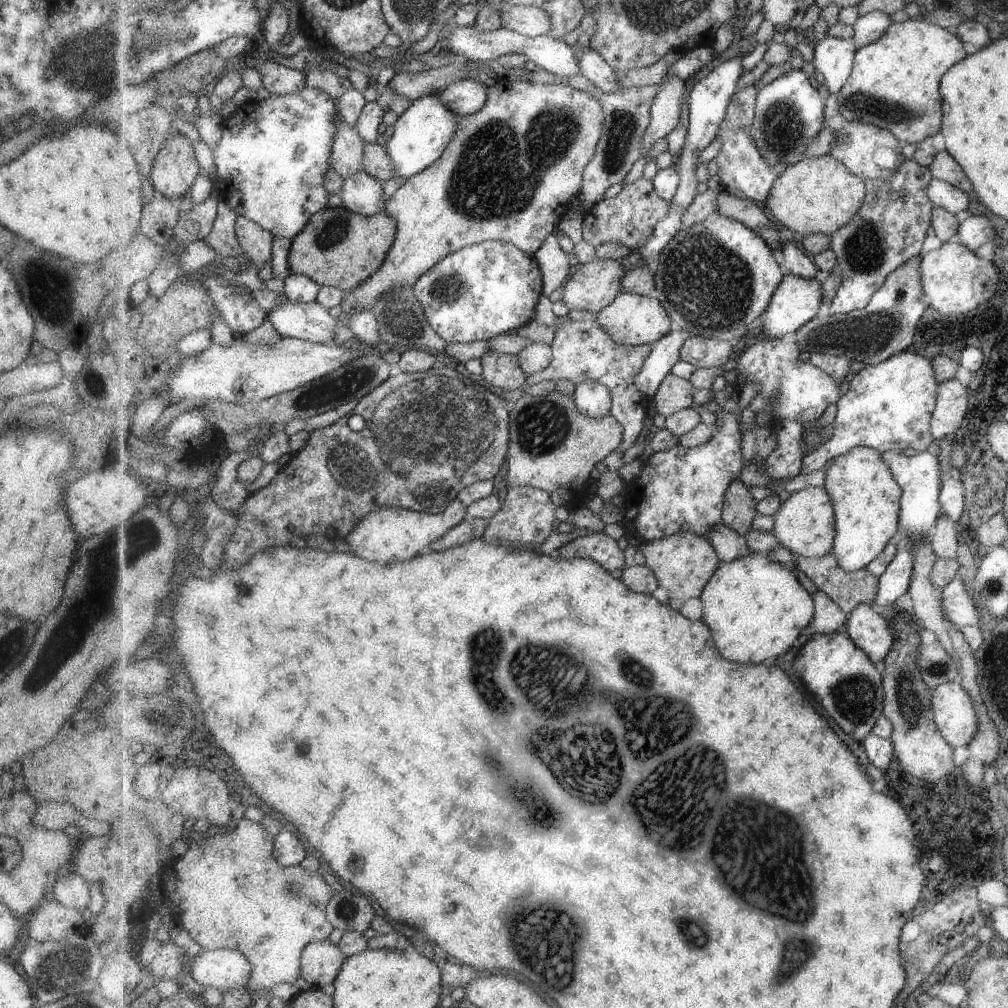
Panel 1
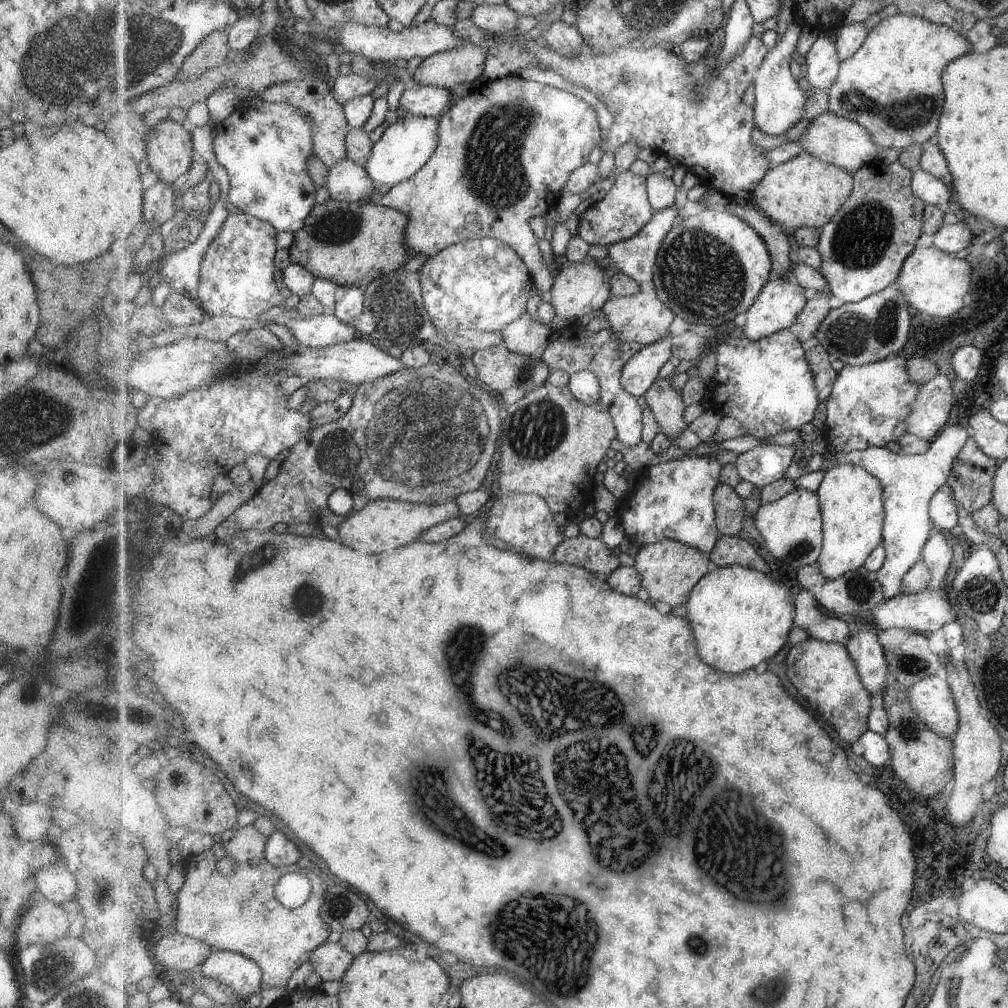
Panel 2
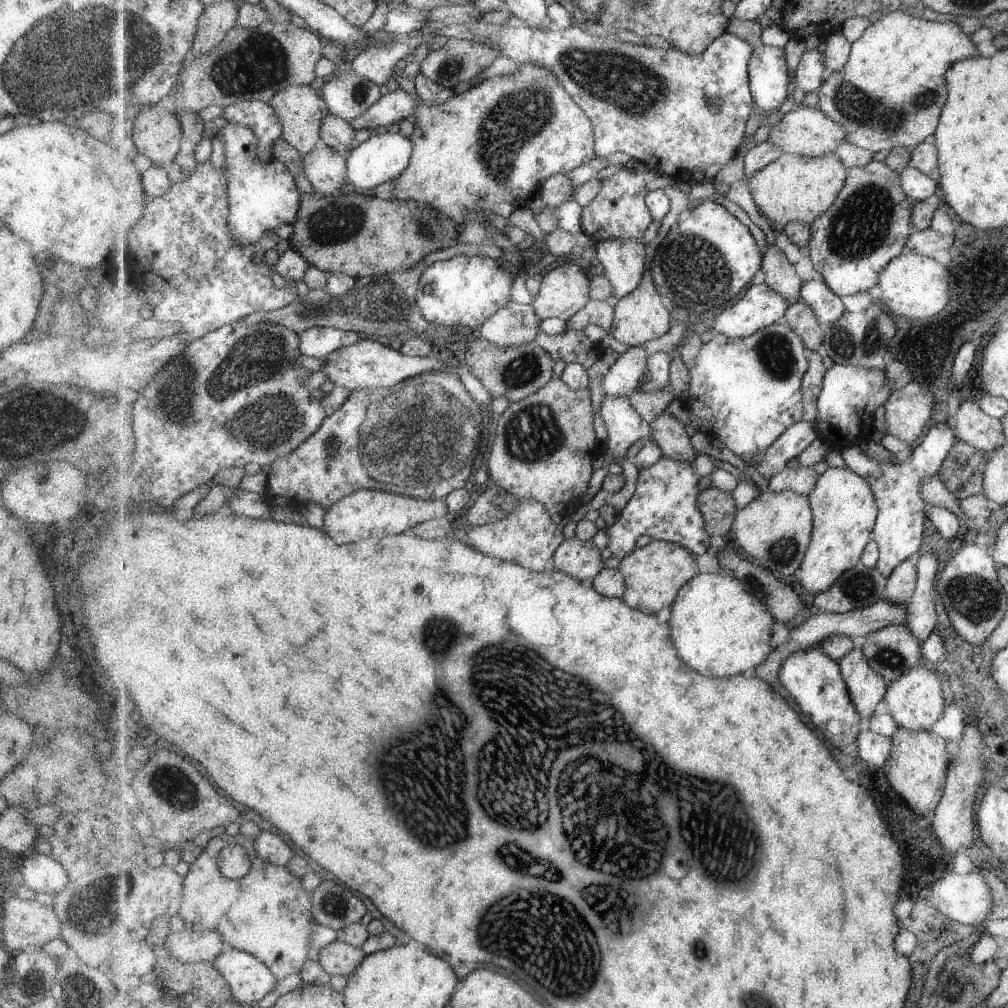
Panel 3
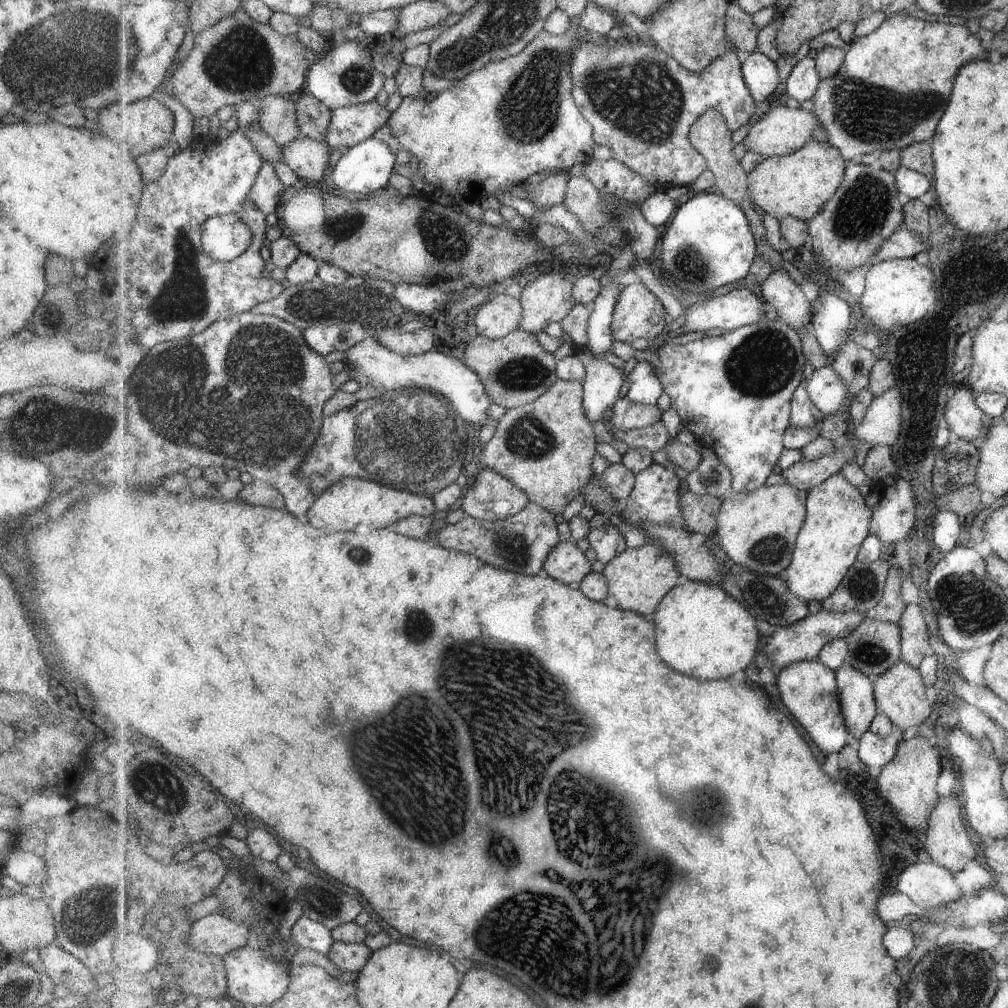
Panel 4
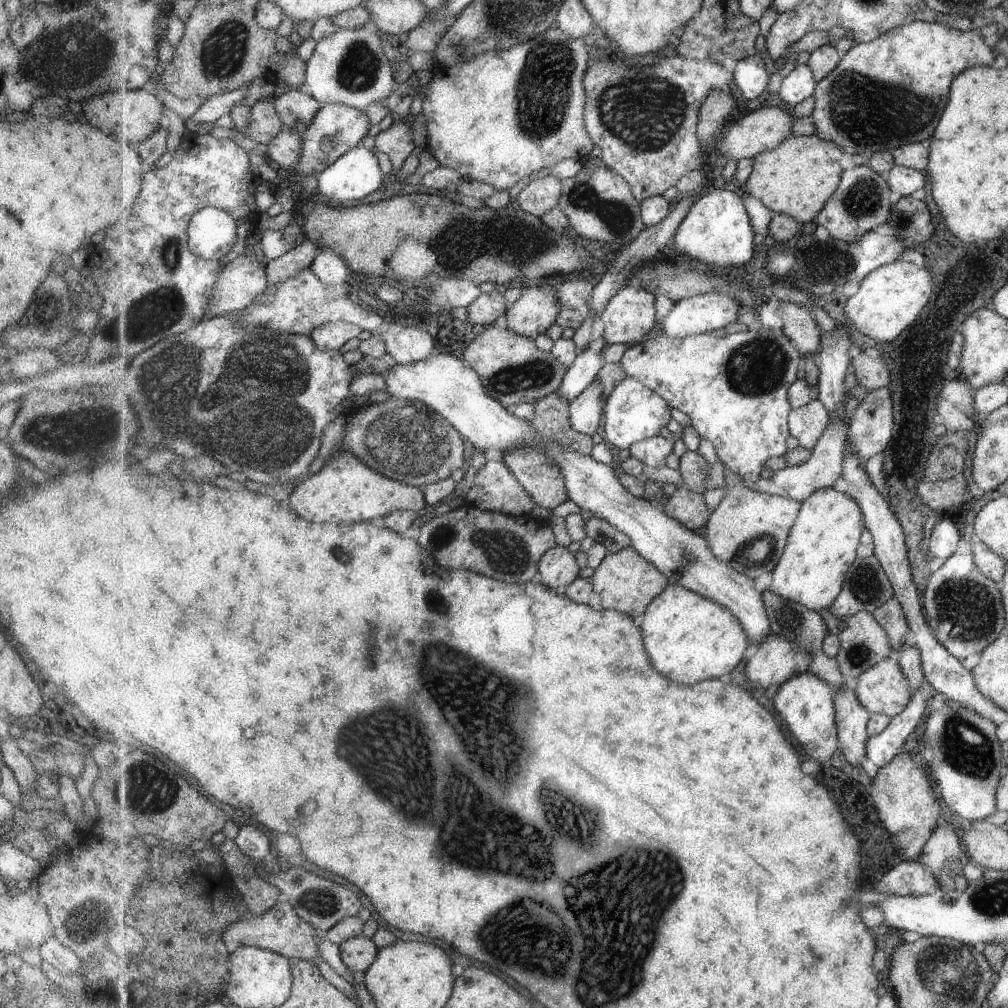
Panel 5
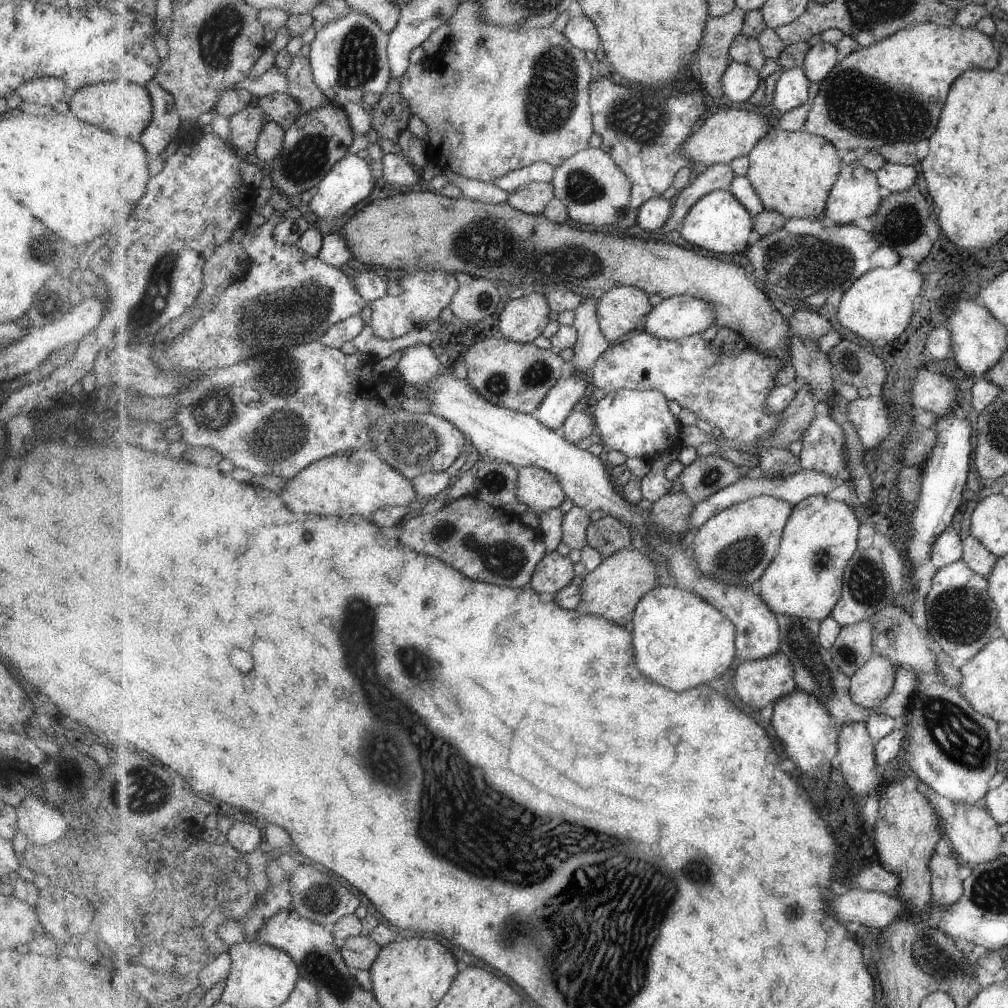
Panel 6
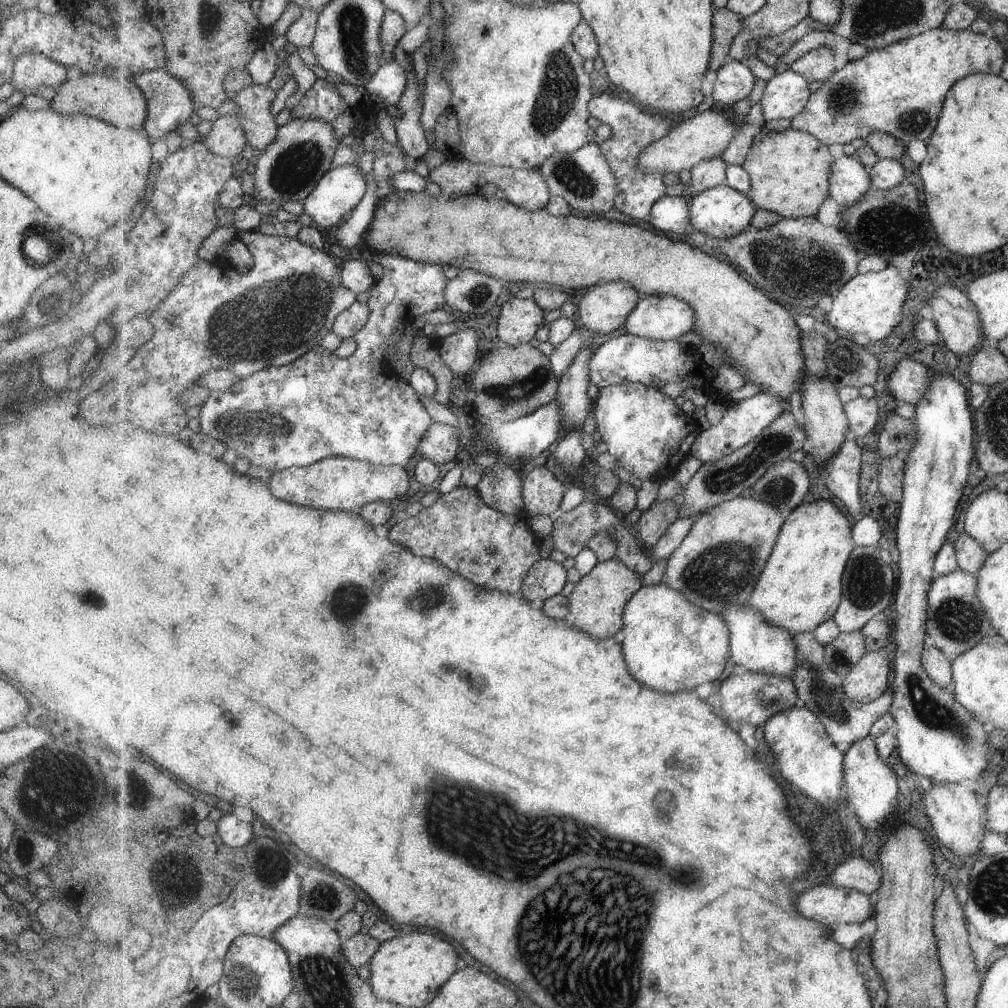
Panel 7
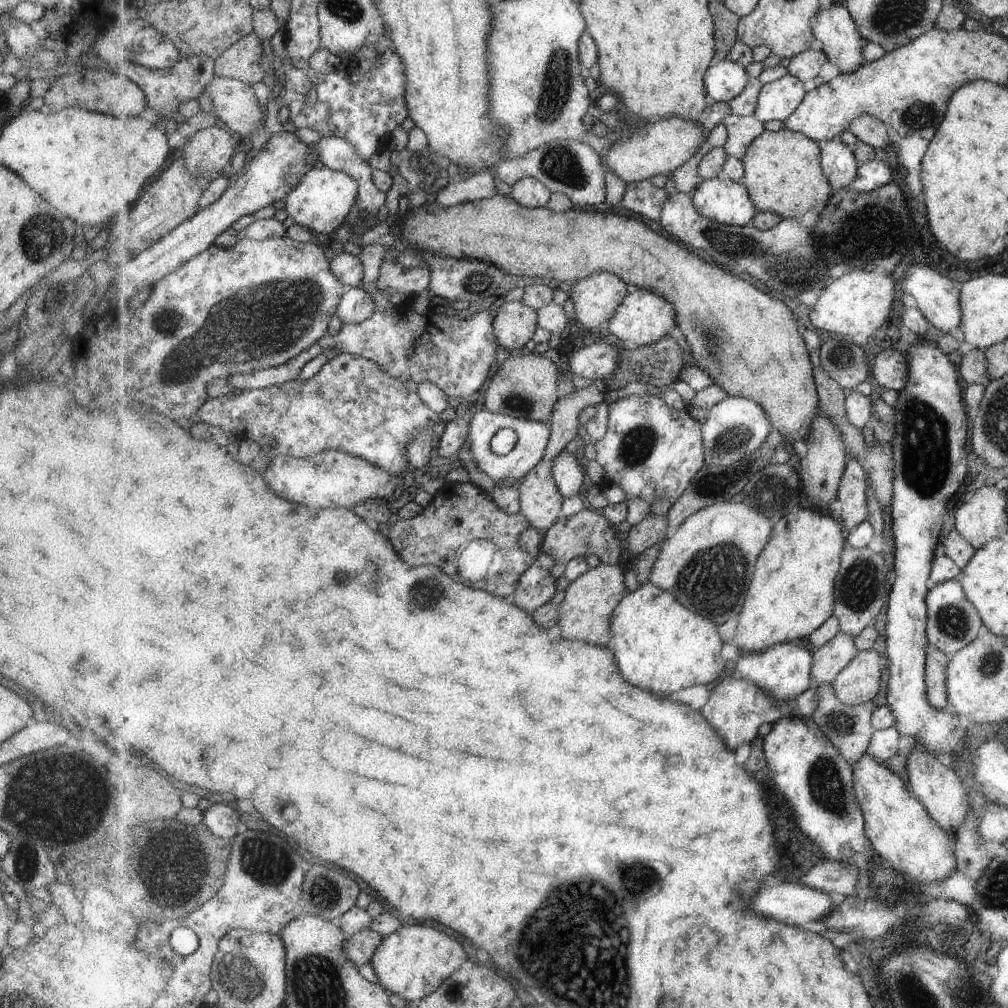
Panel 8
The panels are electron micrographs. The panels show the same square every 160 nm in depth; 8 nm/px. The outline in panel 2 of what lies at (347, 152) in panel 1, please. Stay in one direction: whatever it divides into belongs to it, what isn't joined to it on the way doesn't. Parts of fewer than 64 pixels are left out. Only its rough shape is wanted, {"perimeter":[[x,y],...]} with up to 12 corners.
{"perimeter":[[321,74],[275,84],[266,102],[307,114],[314,155],[328,168],[347,159],[352,128]]}

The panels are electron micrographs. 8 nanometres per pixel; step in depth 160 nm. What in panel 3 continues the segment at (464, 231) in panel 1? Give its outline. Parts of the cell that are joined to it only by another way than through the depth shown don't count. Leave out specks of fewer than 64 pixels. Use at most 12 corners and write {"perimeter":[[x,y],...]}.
{"perimeter":[[519,63],[427,106],[392,199],[466,226],[596,157],[590,117]]}

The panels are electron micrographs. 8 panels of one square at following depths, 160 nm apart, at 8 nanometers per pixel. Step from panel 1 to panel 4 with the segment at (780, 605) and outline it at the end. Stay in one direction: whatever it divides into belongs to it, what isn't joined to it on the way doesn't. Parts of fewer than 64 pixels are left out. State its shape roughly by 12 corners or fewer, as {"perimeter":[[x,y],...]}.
{"perimeter":[[685,579],[653,622],[663,660],[731,678],[762,646],[719,583]]}

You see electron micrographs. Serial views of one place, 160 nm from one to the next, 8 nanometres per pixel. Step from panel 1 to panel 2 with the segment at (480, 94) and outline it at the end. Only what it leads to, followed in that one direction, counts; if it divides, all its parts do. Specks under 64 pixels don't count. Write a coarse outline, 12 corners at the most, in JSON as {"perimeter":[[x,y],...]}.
{"perimeter":[[413,83],[401,94],[407,115],[443,117],[447,88]]}

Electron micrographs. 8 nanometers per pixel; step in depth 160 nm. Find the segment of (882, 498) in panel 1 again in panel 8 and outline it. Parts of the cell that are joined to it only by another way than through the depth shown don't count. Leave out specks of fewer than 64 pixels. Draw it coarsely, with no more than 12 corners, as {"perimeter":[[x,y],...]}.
{"perimeter":[[829,512],[774,524],[733,637],[756,653],[833,616],[849,546]]}

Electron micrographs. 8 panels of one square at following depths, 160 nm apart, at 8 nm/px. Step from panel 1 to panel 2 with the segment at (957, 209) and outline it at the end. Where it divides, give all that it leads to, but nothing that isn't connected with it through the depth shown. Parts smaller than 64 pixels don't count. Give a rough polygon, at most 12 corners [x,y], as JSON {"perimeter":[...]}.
{"perimeter":[[913,172],[915,196],[927,205],[951,204],[951,186],[929,172]]}

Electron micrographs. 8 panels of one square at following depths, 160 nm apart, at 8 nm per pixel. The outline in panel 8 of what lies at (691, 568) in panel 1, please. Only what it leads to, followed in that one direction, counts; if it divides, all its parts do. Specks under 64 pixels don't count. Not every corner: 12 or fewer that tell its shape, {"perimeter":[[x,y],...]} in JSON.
{"perimeter":[[602,563],[565,589],[561,638],[608,647],[629,594],[624,565]]}

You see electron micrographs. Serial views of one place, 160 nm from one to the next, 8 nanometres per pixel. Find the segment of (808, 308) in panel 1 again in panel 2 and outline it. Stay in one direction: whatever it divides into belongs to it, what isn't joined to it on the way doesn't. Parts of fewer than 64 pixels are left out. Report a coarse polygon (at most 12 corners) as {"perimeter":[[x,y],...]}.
{"perimeter":[[770,281],[747,312],[742,336],[757,341],[792,329],[805,288]]}

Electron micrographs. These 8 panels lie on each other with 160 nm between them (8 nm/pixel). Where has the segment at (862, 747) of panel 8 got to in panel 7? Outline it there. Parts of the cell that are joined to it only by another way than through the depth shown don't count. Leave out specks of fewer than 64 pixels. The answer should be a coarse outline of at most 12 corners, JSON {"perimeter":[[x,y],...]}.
{"perimeter":[[814,631],[794,634],[792,679],[845,754],[890,712],[889,689],[854,701]]}

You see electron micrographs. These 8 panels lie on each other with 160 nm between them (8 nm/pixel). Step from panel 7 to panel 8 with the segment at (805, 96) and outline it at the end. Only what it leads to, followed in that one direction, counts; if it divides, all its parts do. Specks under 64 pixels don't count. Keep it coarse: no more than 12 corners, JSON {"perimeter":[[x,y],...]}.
{"perimeter":[[789,73],[762,86],[755,116],[786,121],[807,93]]}

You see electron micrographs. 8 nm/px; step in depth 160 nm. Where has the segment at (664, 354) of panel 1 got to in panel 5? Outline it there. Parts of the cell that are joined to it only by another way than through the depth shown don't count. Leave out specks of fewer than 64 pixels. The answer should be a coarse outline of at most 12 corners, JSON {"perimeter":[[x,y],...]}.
{"perimeter":[[597,379],[570,402],[572,427],[602,433],[605,388]]}

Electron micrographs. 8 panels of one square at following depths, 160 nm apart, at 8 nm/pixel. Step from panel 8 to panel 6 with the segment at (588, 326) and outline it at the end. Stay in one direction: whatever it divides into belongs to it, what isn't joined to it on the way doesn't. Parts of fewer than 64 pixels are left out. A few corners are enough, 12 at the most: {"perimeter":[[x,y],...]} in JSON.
{"perimeter":[[619,285],[600,298],[600,327],[609,342],[643,328],[648,292]]}

